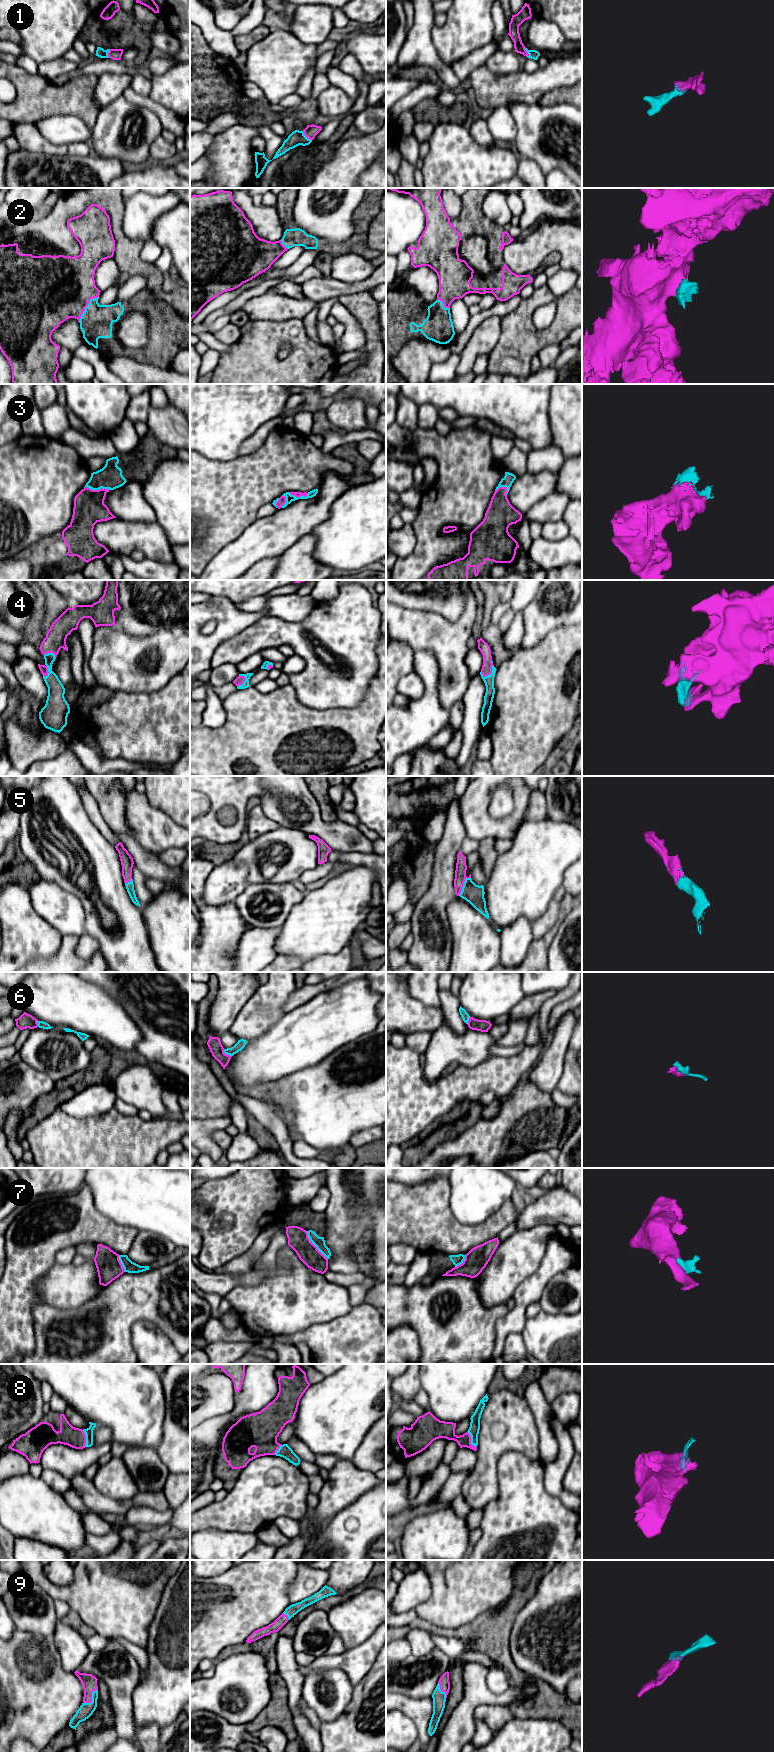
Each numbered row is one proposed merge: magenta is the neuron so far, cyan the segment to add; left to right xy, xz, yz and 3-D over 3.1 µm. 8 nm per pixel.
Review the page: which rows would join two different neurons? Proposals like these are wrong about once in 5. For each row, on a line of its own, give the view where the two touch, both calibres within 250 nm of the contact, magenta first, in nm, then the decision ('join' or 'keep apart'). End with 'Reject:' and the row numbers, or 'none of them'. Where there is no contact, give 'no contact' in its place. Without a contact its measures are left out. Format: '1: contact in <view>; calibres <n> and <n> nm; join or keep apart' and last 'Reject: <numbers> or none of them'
1: contact in xz; calibres 100 and 120 nm; join
2: contact in xy; calibres 500 and 260 nm; join
3: contact in xy; calibres 260 and 190 nm; join
4: contact in yz; calibres 90 and 80 nm; join
5: contact in yz; calibres 100 and 160 nm; join
6: contact in xz; calibres 110 and 70 nm; join
7: contact in xz; calibres 170 and 90 nm; keep apart
8: contact in yz; calibres 140 and 90 nm; join
9: contact in xy; calibres 120 and 110 nm; join
Reject: 7

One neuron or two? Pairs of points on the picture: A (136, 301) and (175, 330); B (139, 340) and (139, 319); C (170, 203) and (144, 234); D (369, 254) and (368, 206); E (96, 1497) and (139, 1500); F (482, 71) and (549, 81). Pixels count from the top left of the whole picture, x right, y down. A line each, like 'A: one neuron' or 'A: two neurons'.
A: one neuron
B: one neuron
C: one neuron
D: one neuron
E: one neuron
F: one neuron

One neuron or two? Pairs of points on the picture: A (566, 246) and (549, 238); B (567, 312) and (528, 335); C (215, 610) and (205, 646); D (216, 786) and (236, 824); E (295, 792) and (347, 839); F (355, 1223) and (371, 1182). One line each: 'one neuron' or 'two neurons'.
A: one neuron
B: one neuron
C: one neuron
D: one neuron
E: one neuron
F: two neurons

